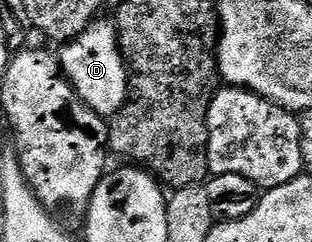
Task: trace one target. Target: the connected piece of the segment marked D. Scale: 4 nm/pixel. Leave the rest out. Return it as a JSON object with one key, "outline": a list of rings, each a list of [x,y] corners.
{"outline":[[[96,20],[89,29],[81,32],[71,41],[58,47],[59,68],[64,78],[77,91],[81,101],[97,112],[105,120],[110,120],[119,113],[119,109],[127,102],[129,71],[123,61],[123,51],[119,48],[119,32],[114,21]]]}

